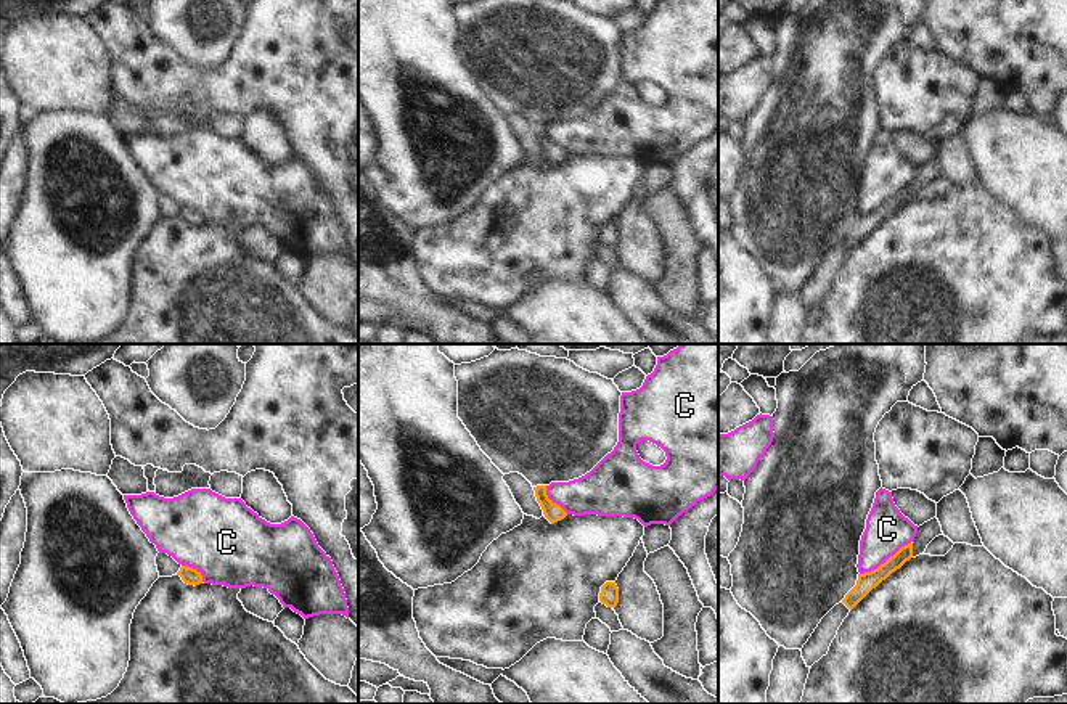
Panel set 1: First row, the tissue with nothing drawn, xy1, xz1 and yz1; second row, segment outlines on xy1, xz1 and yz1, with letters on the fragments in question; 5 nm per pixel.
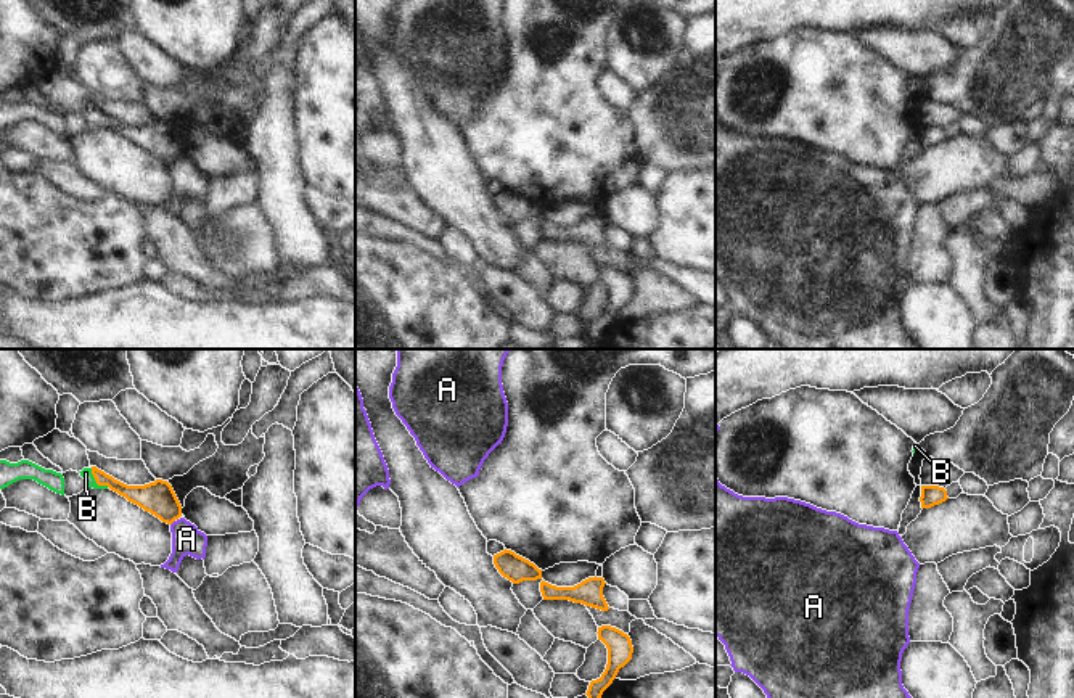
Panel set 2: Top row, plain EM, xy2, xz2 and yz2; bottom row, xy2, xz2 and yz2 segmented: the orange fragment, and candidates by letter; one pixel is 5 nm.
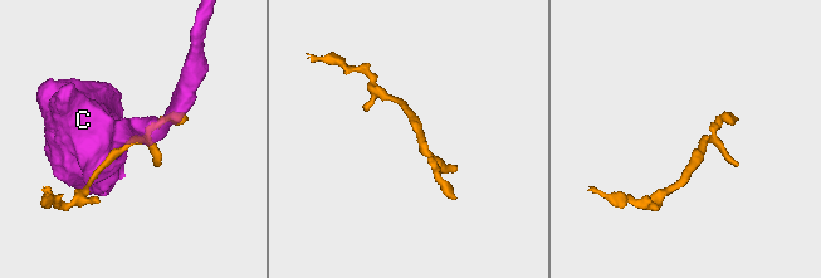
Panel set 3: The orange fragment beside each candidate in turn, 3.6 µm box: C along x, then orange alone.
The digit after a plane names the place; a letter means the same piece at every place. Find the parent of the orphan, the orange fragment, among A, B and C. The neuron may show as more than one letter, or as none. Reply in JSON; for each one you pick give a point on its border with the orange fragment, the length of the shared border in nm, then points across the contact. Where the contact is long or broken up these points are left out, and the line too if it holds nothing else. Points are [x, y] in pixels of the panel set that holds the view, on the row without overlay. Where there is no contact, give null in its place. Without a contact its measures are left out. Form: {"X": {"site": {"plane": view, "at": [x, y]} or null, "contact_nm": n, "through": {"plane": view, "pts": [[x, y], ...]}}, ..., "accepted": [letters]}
{"B": {"site": {"plane": "xy2", "at": [95, 119]}, "contact_nm": 130, "through": {"plane": "xy2", "pts": [[142, 135], [95, 119], [86, 113]]}}, "accepted": ["B"]}

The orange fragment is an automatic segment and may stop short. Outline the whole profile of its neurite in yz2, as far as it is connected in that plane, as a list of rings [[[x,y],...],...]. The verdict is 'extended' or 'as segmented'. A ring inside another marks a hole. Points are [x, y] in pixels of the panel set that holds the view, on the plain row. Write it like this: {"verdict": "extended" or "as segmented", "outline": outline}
{"verdict": "as segmented", "outline": [[[921,125],[921,148],[931,148],[934,145],[939,145],[942,142],[945,142],[947,137],[947,130],[944,127],[939,125]]]}

